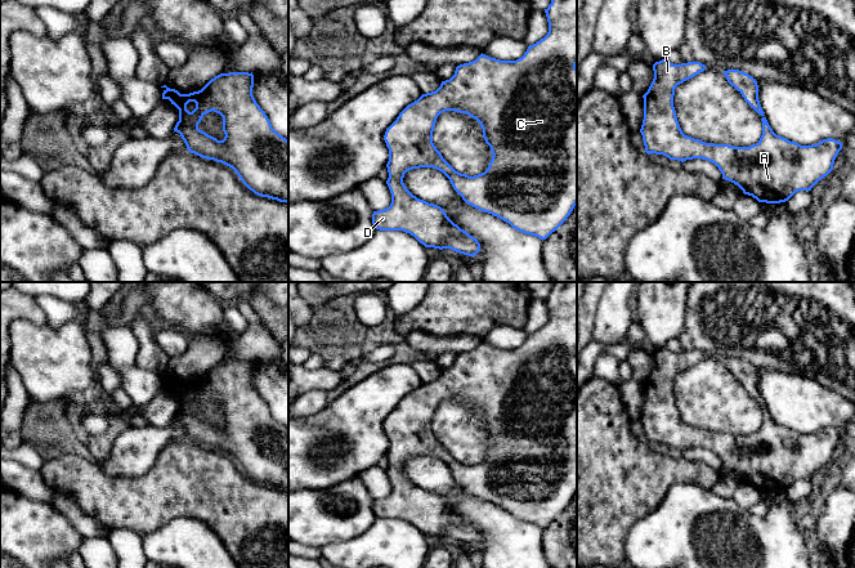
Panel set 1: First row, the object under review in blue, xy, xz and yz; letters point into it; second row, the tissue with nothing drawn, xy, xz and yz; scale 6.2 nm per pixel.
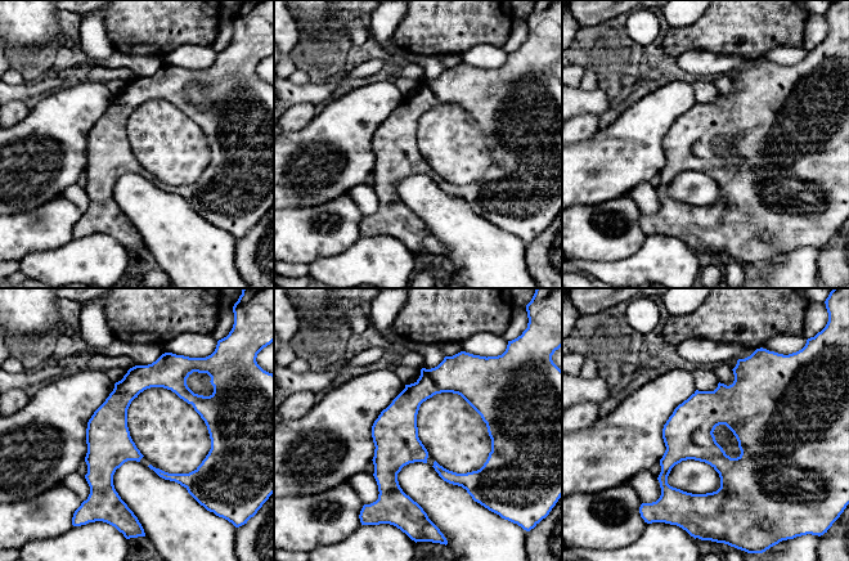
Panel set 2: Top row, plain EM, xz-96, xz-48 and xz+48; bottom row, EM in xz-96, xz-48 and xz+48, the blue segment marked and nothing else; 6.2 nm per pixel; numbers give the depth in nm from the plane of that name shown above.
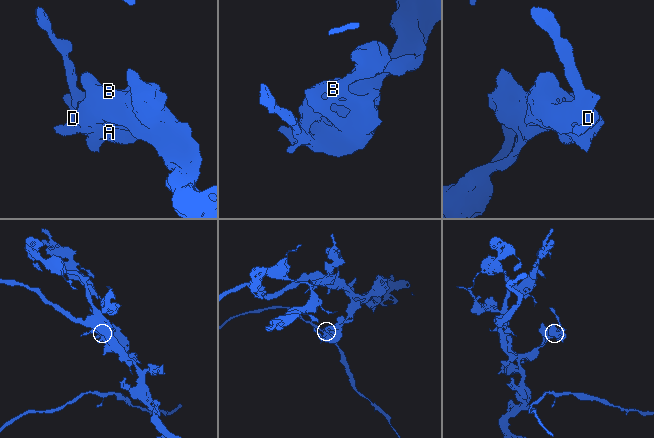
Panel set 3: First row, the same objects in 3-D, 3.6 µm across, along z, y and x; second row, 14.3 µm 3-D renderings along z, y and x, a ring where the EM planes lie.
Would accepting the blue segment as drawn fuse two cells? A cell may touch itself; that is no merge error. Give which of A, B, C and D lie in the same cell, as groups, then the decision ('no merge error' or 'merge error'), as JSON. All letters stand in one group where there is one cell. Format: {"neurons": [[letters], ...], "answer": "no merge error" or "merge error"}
{"neurons": [["A", "B", "C", "D"]], "answer": "no merge error"}

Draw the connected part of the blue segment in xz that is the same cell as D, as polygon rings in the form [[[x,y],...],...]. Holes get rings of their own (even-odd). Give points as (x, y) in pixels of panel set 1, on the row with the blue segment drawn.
[[[551,0],[545,13],[549,22],[547,35],[529,45],[521,58],[500,61],[482,53],[475,61],[457,66],[455,75],[442,81],[435,91],[422,94],[408,104],[386,129],[384,135],[389,148],[386,184],[391,193],[391,204],[384,210],[373,211],[372,224],[376,229],[403,231],[425,247],[451,249],[471,258],[480,251],[478,240],[455,224],[440,206],[417,198],[406,188],[404,174],[420,167],[442,171],[467,205],[542,241],[567,220],[577,205],[577,0]],[[446,111],[466,113],[480,124],[483,138],[493,155],[484,173],[469,176],[456,171],[434,146],[434,126],[438,116]]]

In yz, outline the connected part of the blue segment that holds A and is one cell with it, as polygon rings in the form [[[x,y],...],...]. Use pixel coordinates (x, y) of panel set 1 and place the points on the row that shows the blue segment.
[[[667,59],[653,64],[654,79],[643,95],[644,120],[640,129],[648,155],[663,155],[681,162],[707,160],[719,167],[722,179],[766,204],[785,202],[798,191],[811,191],[833,170],[842,143],[828,138],[816,144],[801,146],[776,135],[761,108],[757,81],[739,70],[728,70],[724,75],[762,116],[760,140],[749,147],[734,147],[704,143],[685,135],[673,107],[675,89],[706,68],[700,62],[673,64]]]

